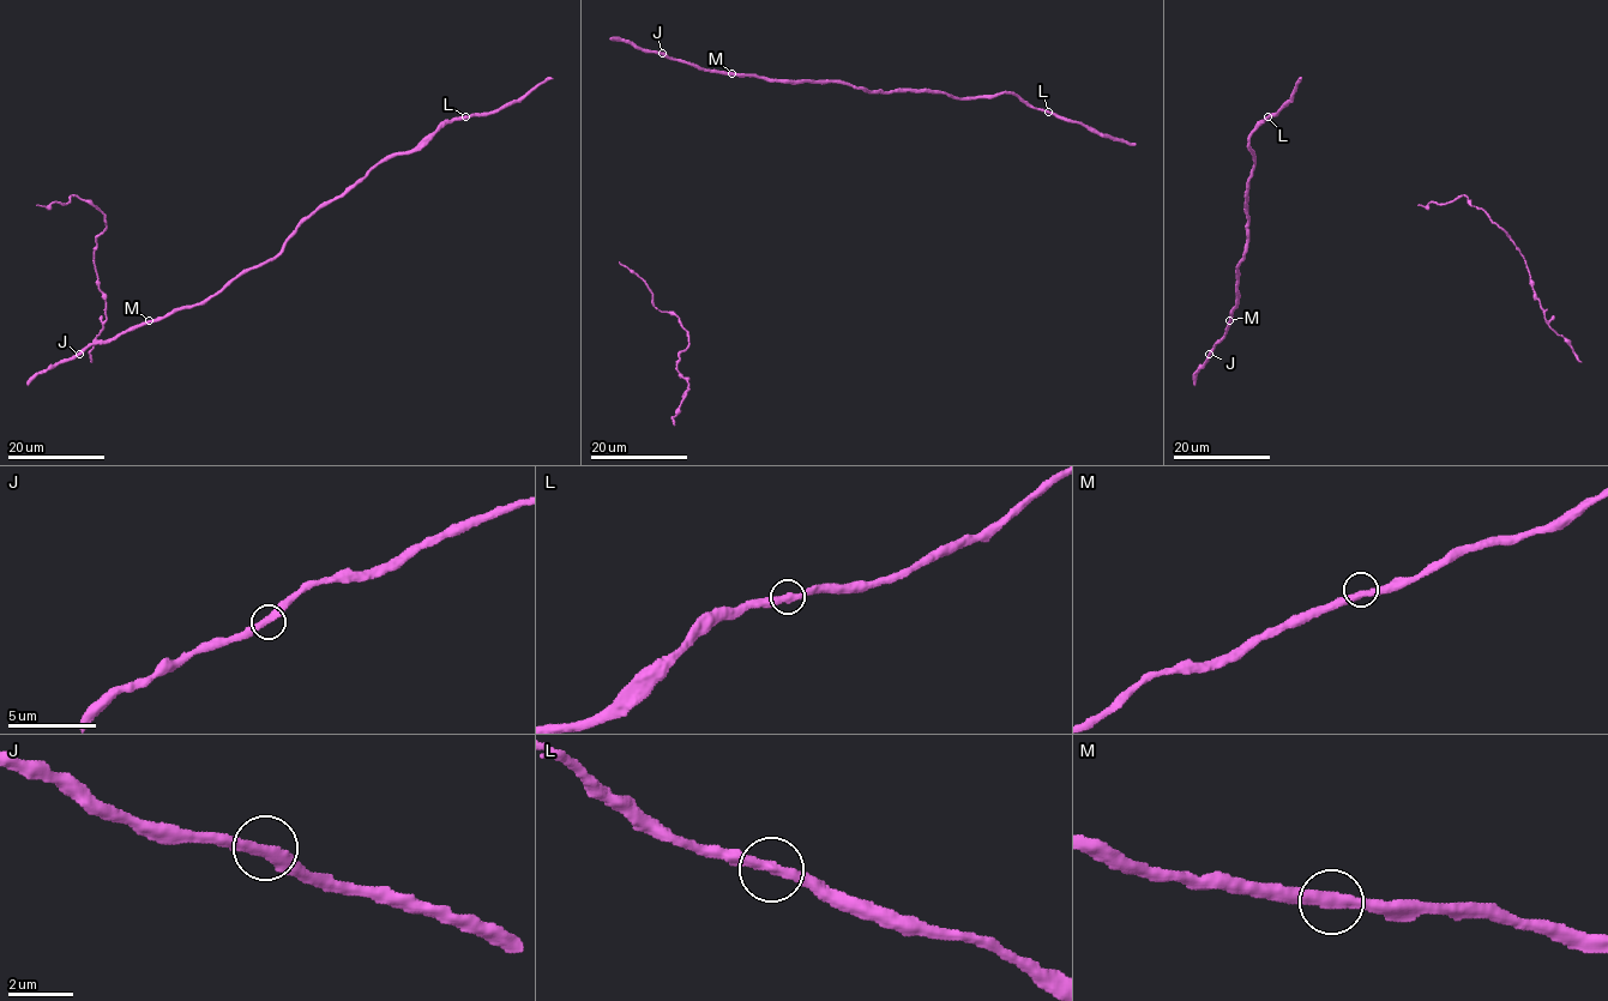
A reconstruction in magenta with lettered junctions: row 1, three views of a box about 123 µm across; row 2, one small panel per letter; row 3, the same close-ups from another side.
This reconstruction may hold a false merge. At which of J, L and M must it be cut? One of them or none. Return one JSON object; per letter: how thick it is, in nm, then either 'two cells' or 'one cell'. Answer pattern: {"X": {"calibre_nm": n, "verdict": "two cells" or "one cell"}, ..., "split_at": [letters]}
{"J": {"calibre_nm": 360, "verdict": "one cell"}, "L": {"calibre_nm": 360, "verdict": "two cells"}, "M": {"calibre_nm": 360, "verdict": "one cell"}, "split_at": ["L"]}

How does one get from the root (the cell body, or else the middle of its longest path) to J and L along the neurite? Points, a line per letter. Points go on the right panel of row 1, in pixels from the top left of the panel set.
J: (1228, 325), (1209, 354)
L: (1228, 325), (1229, 314), (1235, 308), (1236, 265), (1247, 242), (1247, 187), (1254, 167), (1250, 137), (1268, 118)

